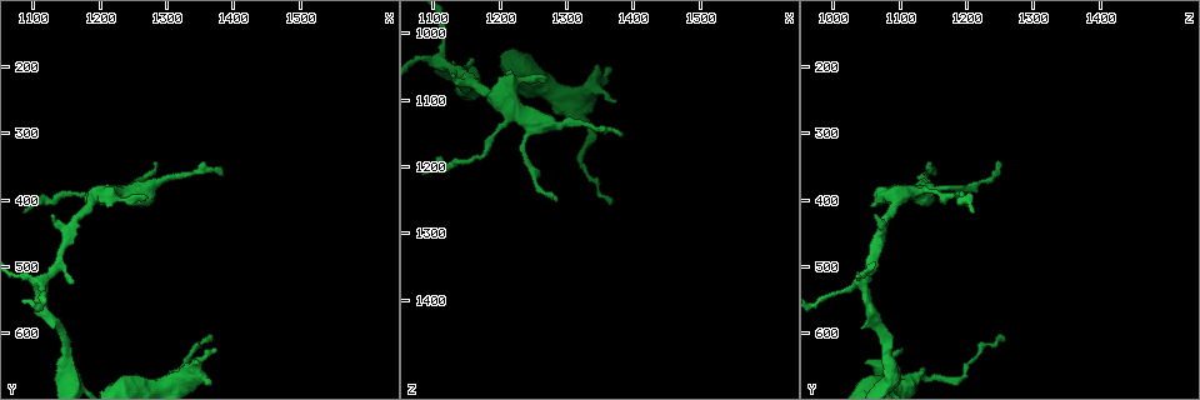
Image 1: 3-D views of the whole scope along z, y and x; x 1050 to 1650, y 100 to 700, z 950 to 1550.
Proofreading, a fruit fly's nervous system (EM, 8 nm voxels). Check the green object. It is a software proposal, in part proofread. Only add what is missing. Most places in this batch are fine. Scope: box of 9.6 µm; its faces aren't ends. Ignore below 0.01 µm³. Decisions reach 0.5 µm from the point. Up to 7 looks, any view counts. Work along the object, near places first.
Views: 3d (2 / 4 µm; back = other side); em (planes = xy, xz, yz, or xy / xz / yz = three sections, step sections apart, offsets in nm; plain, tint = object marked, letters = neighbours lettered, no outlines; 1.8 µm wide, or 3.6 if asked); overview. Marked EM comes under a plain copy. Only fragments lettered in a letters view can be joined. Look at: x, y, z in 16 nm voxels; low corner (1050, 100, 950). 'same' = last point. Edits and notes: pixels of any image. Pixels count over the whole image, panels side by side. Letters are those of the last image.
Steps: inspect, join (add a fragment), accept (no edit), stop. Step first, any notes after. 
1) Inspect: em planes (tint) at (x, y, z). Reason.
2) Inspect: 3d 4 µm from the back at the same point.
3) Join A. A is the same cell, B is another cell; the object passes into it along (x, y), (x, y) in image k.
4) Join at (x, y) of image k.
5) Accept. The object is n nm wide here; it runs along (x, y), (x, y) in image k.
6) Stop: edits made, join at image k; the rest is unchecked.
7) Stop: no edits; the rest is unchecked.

Inspect: em xy step 4 (tint) at (1370, 625, 1105). Free end.

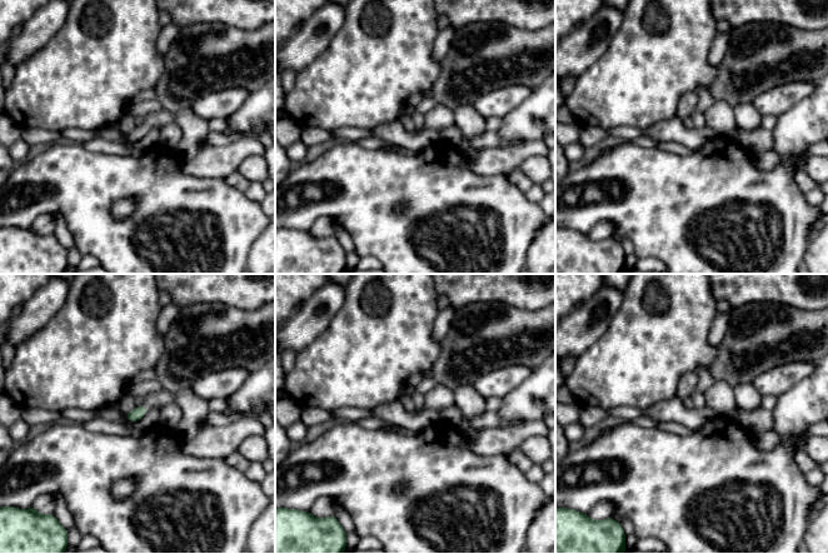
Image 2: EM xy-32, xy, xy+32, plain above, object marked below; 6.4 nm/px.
Inspect: em planes (letters) at the same point.

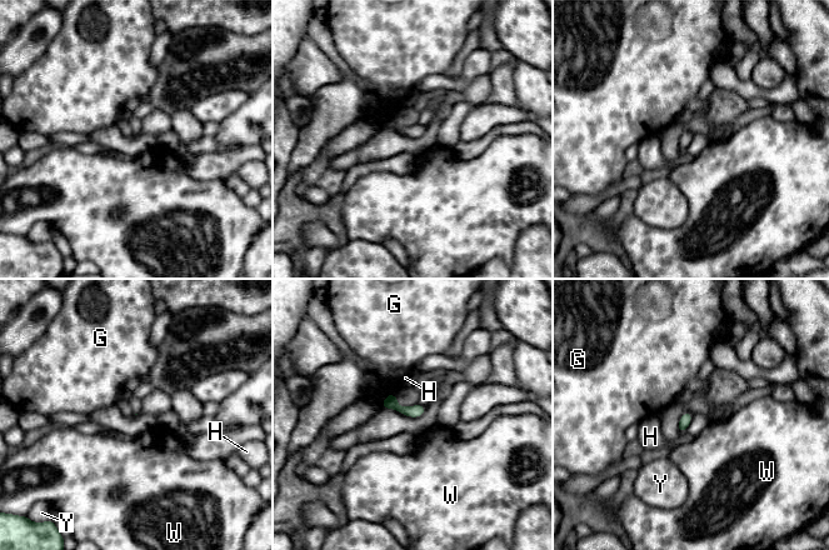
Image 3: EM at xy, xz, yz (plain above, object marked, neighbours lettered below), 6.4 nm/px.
Accept. G, H, W and Y are other cells; a border runs along (680, 431), (684, 433) in image 3; no lettered fragment goes on from it.

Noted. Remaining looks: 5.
Inspect: 3d 2 µm from the back at (1270, 400, 1065). Branch stops here.

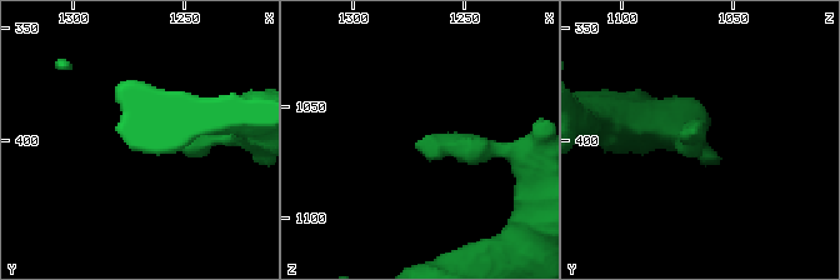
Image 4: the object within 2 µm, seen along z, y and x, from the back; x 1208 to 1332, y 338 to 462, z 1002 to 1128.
Inspect: em yz step 4 (tint) at (1271, 397, 1065).

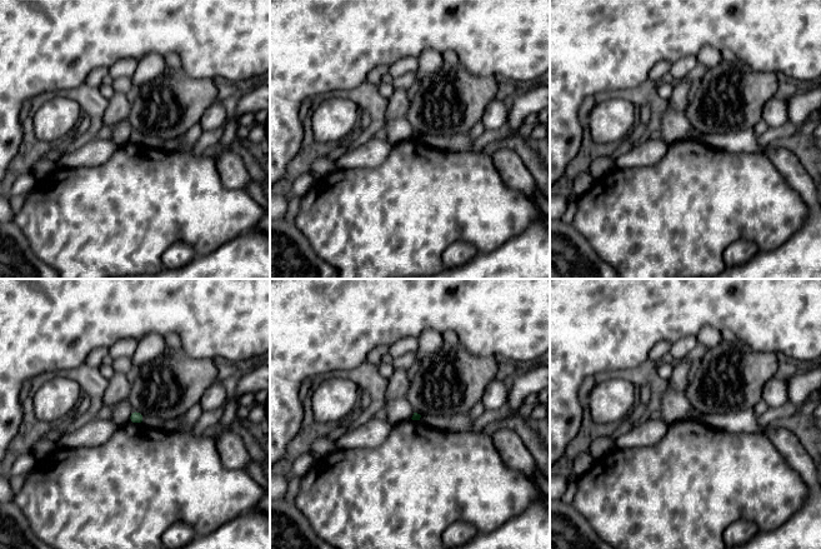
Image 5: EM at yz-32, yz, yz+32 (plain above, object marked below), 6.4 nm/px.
Inspect: em planes (letters) at the same point.

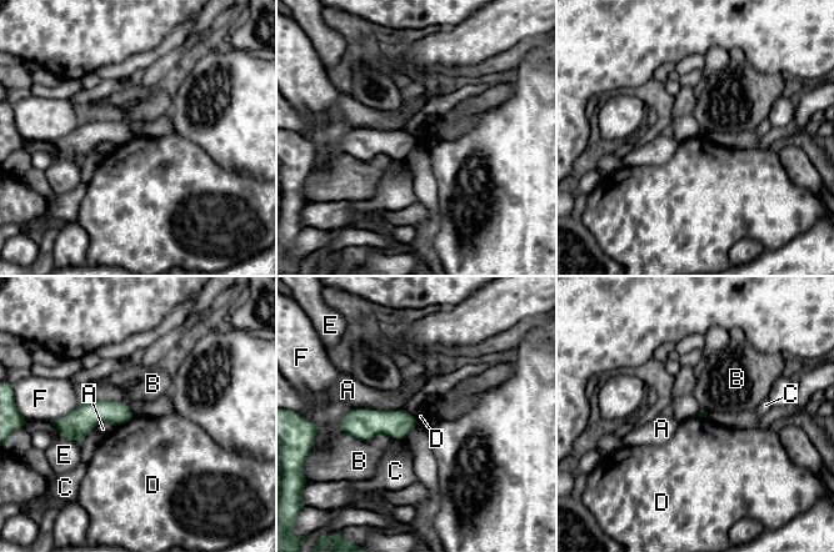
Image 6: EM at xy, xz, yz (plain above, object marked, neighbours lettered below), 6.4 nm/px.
Accept. A, B, C, D, E and F are other cells; no lettered fragment goes on from it.

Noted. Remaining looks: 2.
Inspect: em planes (letters) at (1160, 530, 1045). An open end.

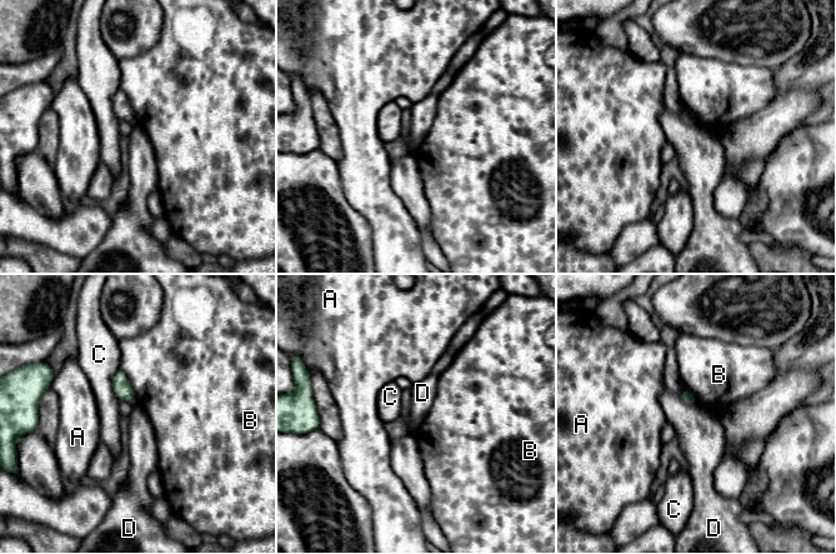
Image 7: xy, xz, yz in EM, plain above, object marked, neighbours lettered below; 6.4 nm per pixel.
Accept. A, B, C and D are other cells; a border runs along (679, 393), (682, 400), (696, 404) in image 7; no lettered fragment goes on from it.

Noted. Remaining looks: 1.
Stop: no edits; the rest is unchecked.

